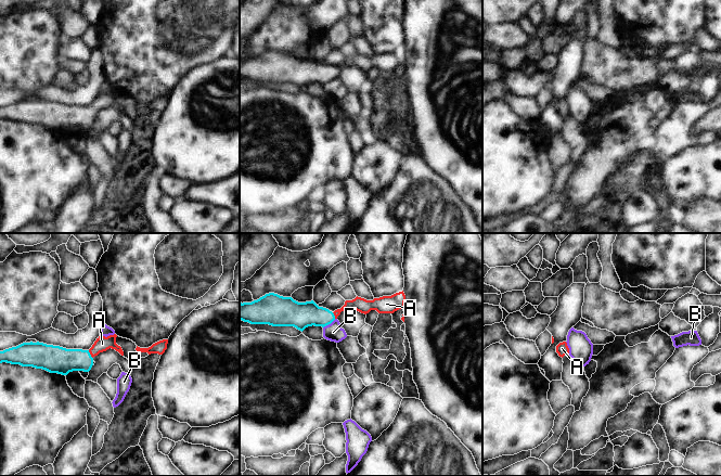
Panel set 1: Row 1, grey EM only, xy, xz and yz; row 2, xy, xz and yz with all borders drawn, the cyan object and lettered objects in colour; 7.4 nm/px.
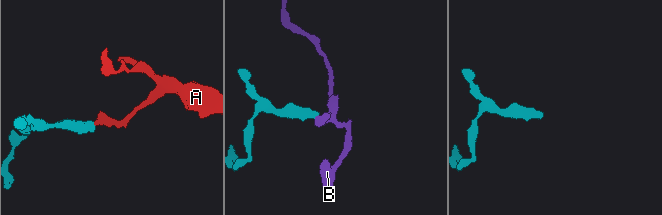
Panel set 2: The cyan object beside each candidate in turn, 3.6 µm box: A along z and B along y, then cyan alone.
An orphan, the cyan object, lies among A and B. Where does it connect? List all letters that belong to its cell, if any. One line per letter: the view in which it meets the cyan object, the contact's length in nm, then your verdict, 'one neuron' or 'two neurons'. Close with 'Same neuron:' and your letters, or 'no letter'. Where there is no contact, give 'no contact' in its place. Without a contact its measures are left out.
A: meets cyan in xy; contact 70 nm long; one neuron
B: meets cyan in xz; contact 120 nm long; two neurons
Same neuron: A

